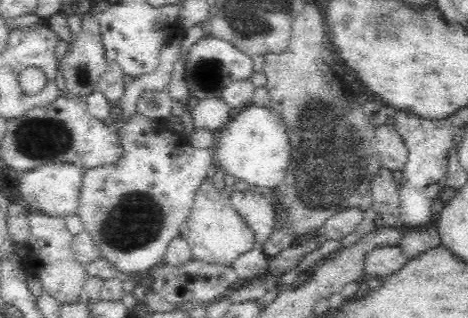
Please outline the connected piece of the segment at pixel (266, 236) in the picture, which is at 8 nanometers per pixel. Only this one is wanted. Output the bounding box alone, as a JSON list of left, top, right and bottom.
[229,190,274,252]

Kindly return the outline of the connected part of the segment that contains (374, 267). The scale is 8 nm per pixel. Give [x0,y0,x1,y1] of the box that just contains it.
[362,244,406,276]

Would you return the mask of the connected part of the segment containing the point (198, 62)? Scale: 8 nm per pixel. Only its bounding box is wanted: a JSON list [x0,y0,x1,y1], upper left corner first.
[184,33,253,101]

